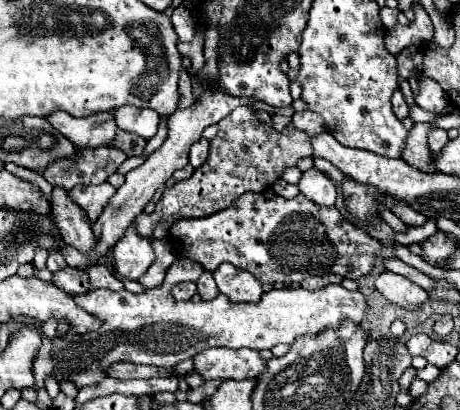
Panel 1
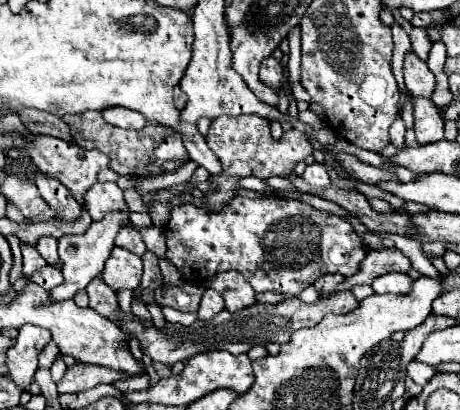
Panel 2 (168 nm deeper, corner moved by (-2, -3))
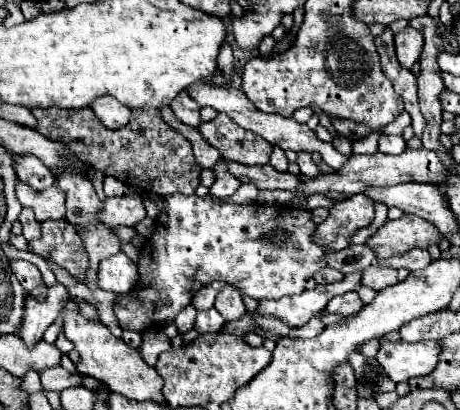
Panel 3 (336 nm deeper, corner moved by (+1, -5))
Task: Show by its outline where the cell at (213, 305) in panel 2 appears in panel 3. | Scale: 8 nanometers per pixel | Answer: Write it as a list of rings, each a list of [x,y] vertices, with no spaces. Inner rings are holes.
[[[211,307],[211,309],[197,313],[195,331],[197,333],[217,333],[223,323],[225,323],[225,319],[219,315],[219,311],[215,307]]]

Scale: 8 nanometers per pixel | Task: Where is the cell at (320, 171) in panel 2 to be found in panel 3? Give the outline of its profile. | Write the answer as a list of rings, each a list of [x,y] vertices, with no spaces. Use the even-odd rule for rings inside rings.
[[[299,153],[299,159],[297,159],[297,163],[299,163],[299,167],[301,167],[301,175],[303,177],[317,177],[321,171],[319,171],[319,167],[313,163],[313,159],[311,159],[311,155],[309,153]]]

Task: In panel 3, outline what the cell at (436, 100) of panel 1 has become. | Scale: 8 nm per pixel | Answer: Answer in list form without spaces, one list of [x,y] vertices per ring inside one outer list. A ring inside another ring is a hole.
[[[407,27],[401,33],[395,33],[395,49],[397,49],[397,59],[405,69],[413,69],[413,65],[417,63],[417,57],[421,53],[421,45],[423,45],[423,37],[421,33],[417,33],[415,29]]]

